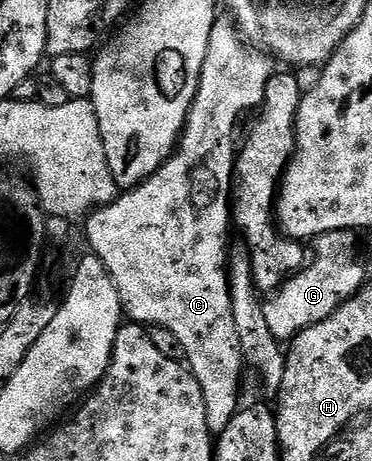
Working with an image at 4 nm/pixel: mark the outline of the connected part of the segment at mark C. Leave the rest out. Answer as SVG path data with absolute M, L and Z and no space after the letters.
M216 18L211 36L209 37L209 49L205 53L205 61L201 69L199 78L199 88L195 94L195 100L191 106L191 111L187 114L187 123L183 126L183 134L180 135L178 144L170 157L163 162L161 169L153 173L146 181L137 187L124 190L118 199L115 199L108 207L101 207L90 212L86 220L87 231L85 229L85 239L89 244L90 250L105 265L105 269L111 274L111 279L119 287L119 296L123 306L123 314L132 323L140 325L150 325L151 327L164 327L181 341L185 349L187 358L186 366L189 368L195 380L201 385L201 393L205 397L205 413L209 421L209 429L212 436L218 437L229 425L235 412L240 410L239 386L243 383L243 371L245 372L245 360L241 341L237 337L237 324L233 321L233 301L229 291L229 277L227 276L227 261L229 258L229 242L227 238L233 232L233 180L235 177L235 161L237 158L237 139L235 143L235 126L239 123L239 114L247 111L250 107L254 109L262 108L265 89L269 85L272 75L276 74L276 60L266 51L258 51L254 47L244 42L236 24L230 18Z

